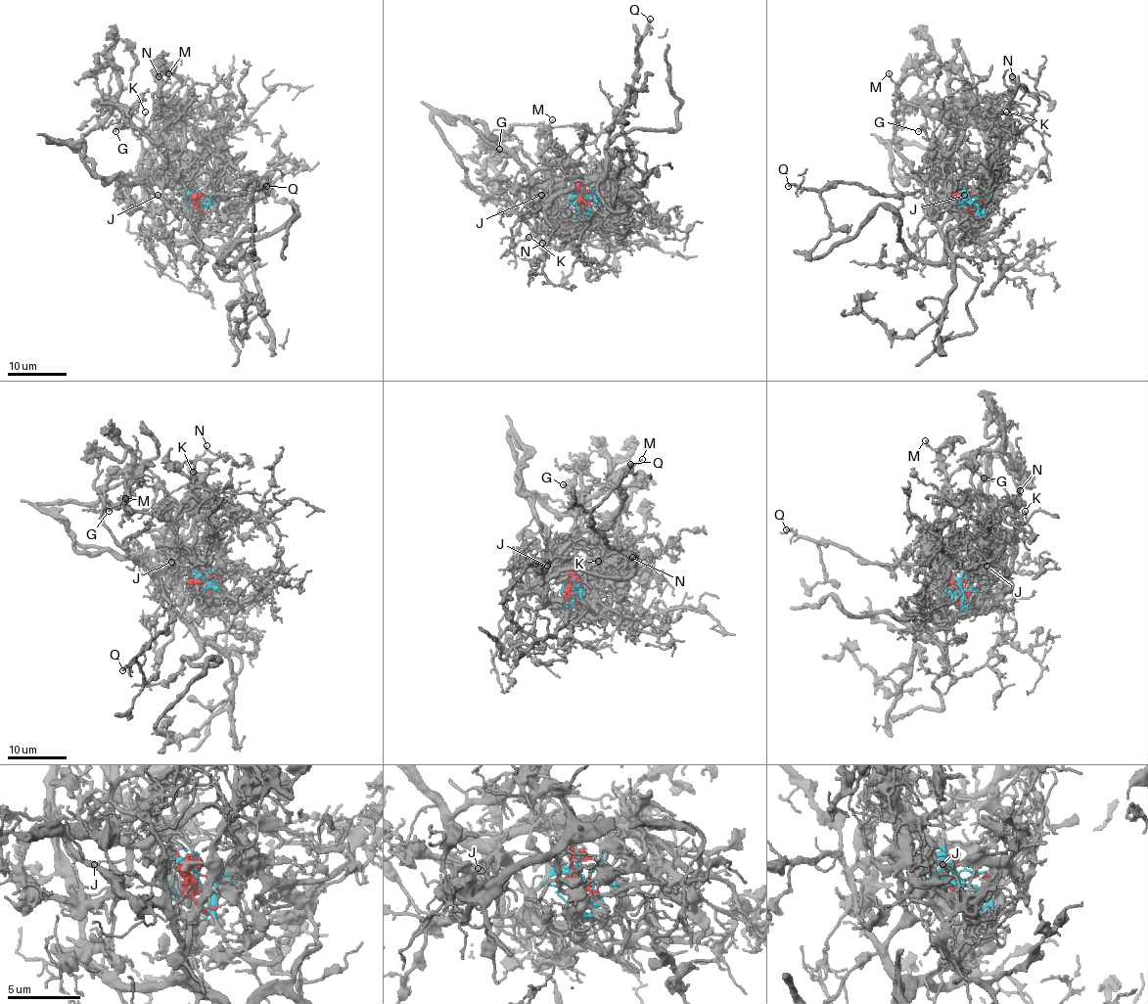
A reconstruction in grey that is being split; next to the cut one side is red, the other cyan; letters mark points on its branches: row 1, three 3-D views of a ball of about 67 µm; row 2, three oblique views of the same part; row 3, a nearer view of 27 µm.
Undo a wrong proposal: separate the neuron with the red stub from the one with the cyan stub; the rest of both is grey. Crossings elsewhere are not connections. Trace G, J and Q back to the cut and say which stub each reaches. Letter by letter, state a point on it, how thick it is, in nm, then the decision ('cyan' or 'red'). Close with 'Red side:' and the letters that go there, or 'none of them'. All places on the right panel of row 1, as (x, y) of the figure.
G: (918, 131) | 180 nm | red
J: (964, 195) | 140 nm | cyan
Q: (788, 186) | 280 nm | red
Red side: G, Q

